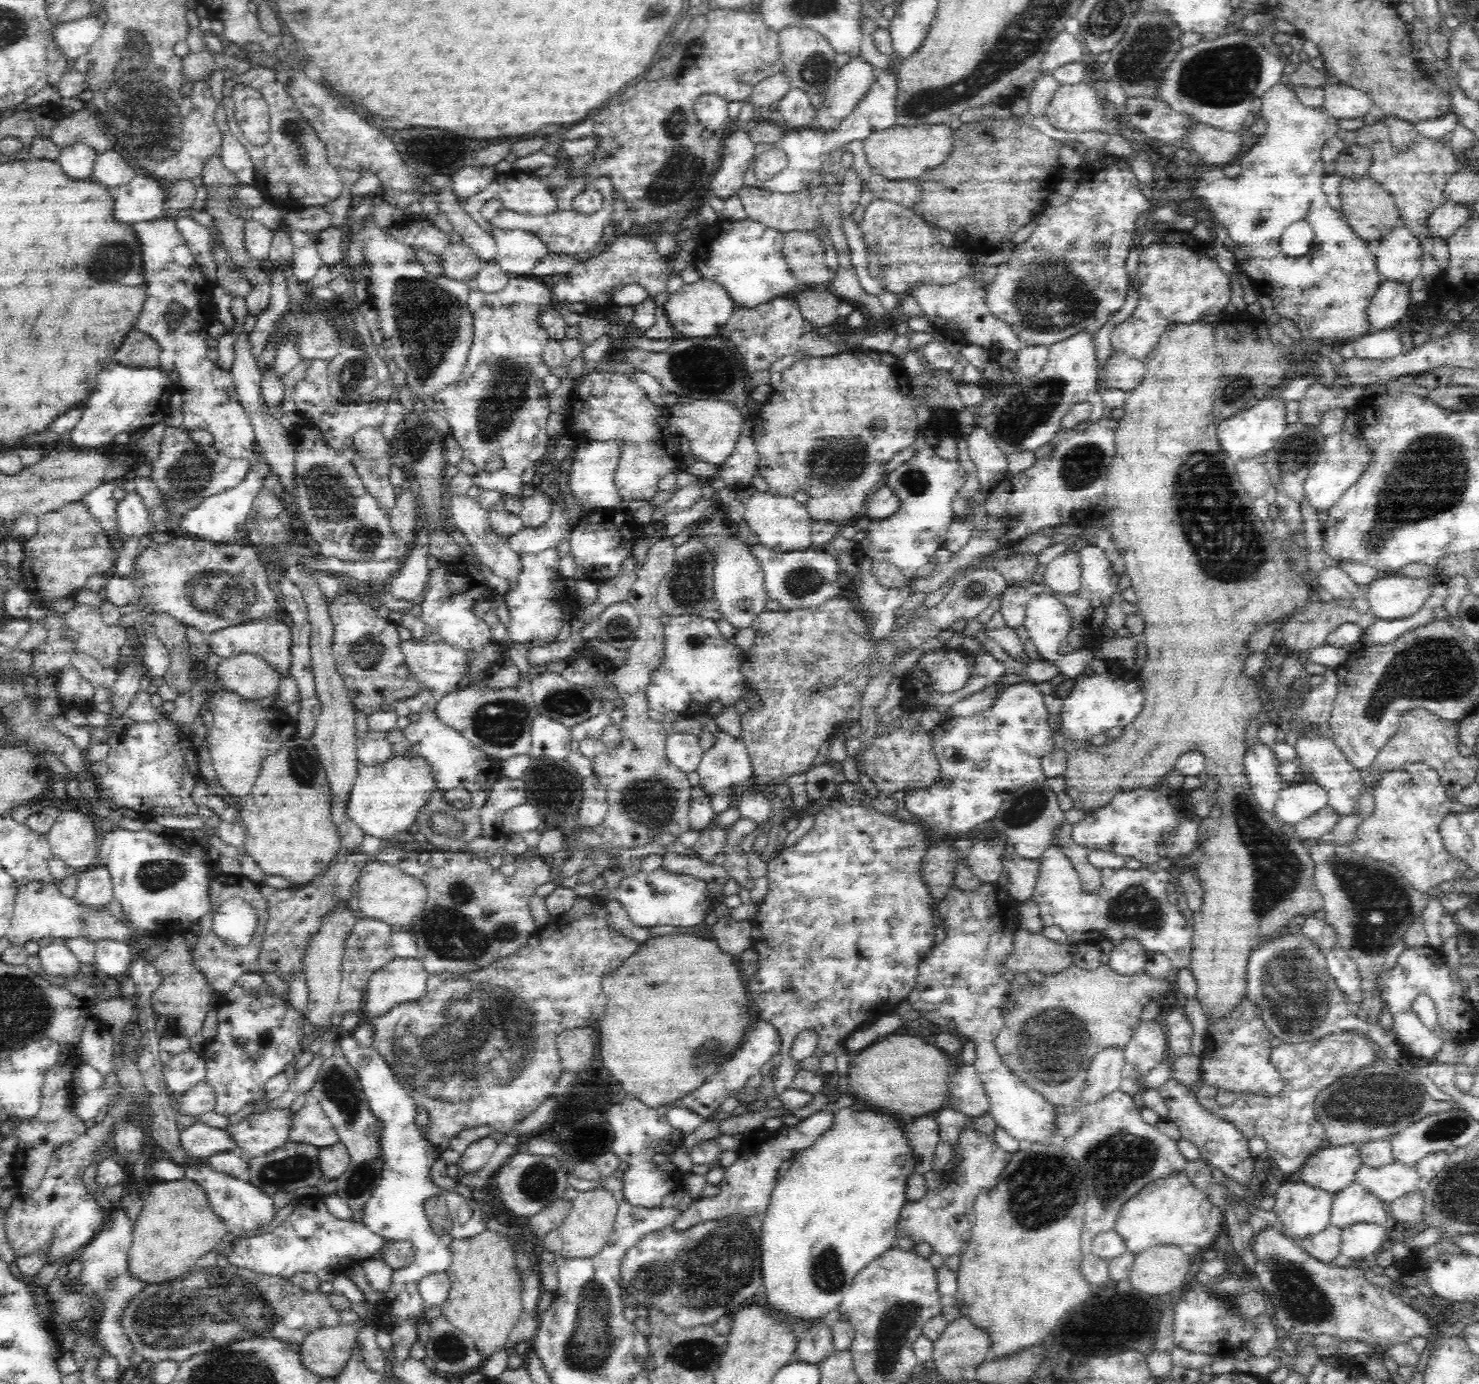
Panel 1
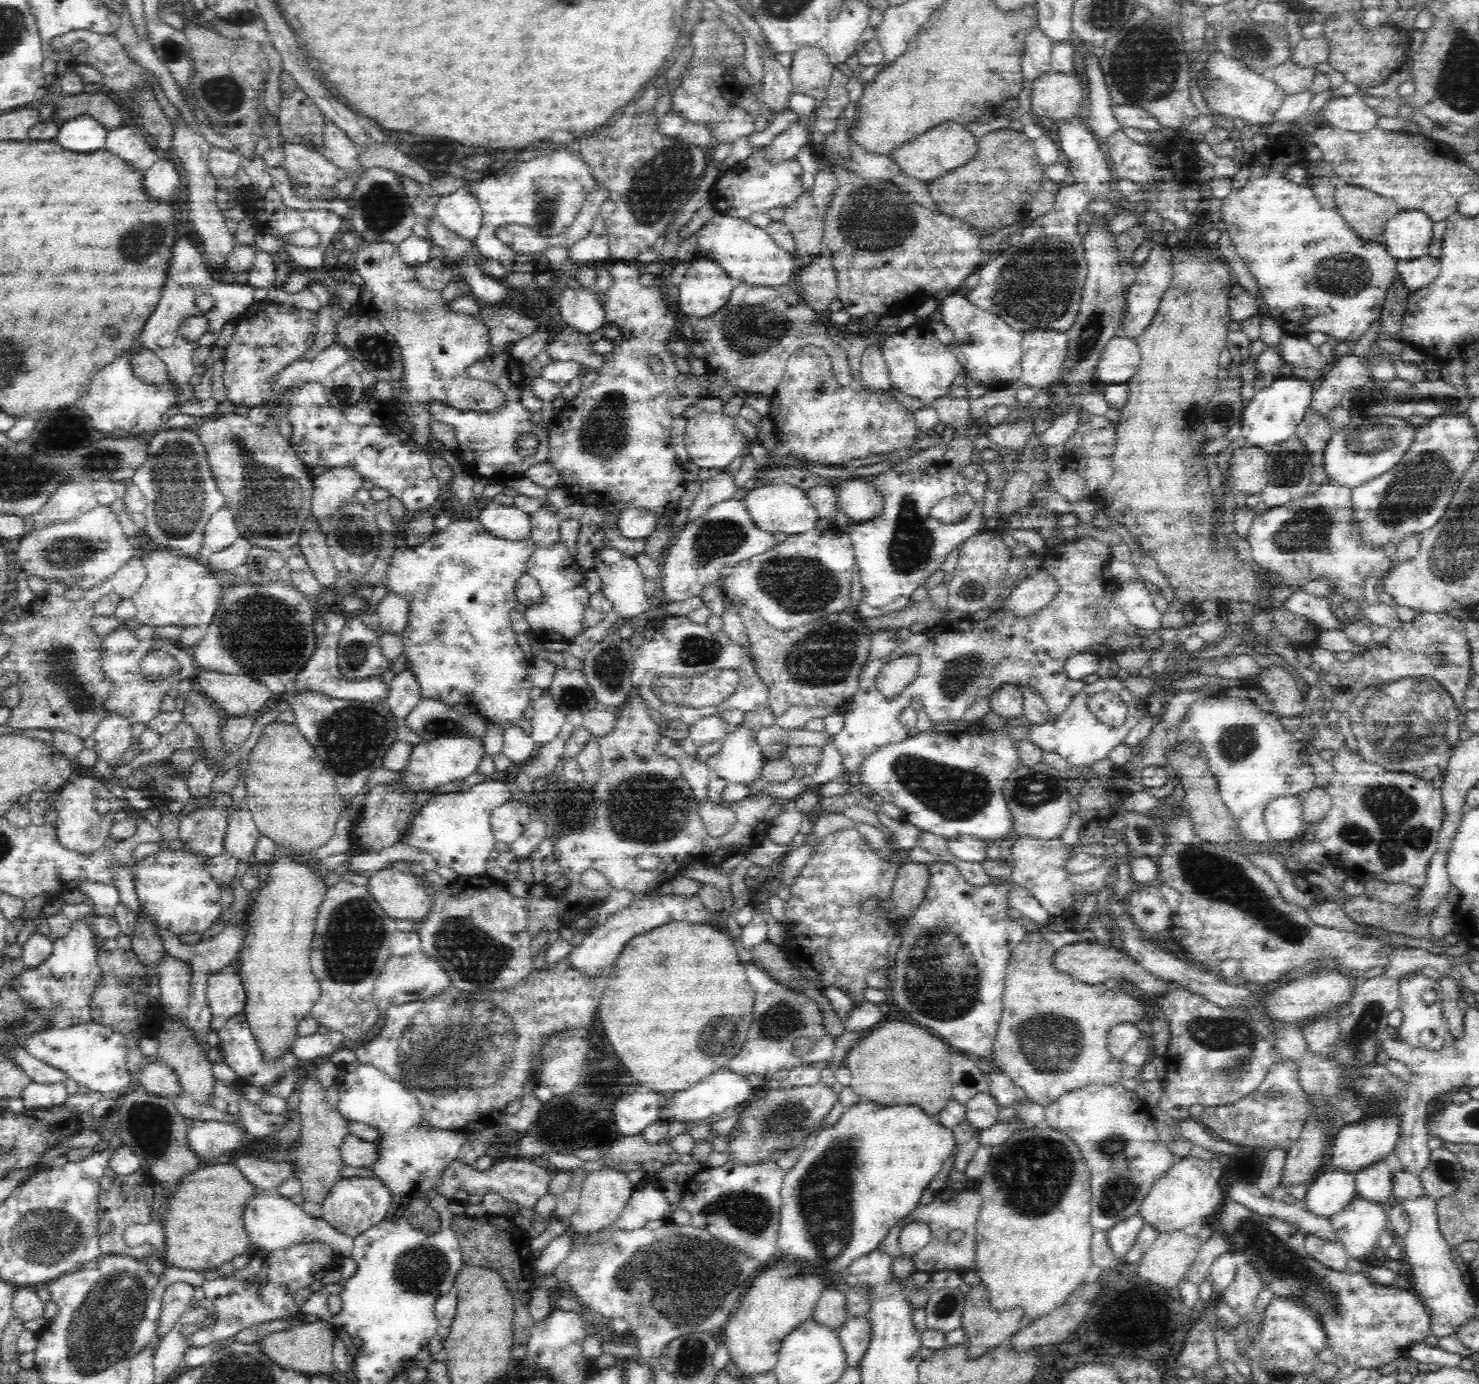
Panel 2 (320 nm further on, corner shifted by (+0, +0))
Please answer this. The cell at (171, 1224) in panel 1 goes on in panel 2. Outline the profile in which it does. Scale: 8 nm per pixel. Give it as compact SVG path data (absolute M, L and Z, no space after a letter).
M236 1164L206 1166L186 1176L180 1184L180 1190L170 1200L165 1201L167 1207L163 1212L161 1225L165 1230L168 1253L164 1262L168 1266L199 1272L216 1271L222 1266L231 1266L235 1258L246 1255L251 1248L245 1229L244 1213L247 1202L260 1192L254 1185L250 1185Z

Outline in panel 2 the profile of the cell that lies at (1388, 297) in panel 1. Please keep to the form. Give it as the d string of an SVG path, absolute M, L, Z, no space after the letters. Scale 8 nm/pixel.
M1423 254L1420 258L1398 260L1395 262L1395 271L1400 274L1402 283L1411 294L1425 288L1437 277L1441 269L1439 257Z

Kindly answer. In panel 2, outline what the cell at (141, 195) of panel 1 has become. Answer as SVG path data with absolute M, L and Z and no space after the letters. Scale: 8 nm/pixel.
M164 157L144 173L146 192L164 202L172 201L177 196L179 185L180 174L177 166Z

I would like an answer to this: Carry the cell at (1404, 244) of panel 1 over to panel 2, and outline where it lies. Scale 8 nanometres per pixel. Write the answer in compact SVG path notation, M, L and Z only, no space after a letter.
M1422 210L1401 211L1385 227L1383 246L1394 261L1428 254L1433 237L1432 219Z

